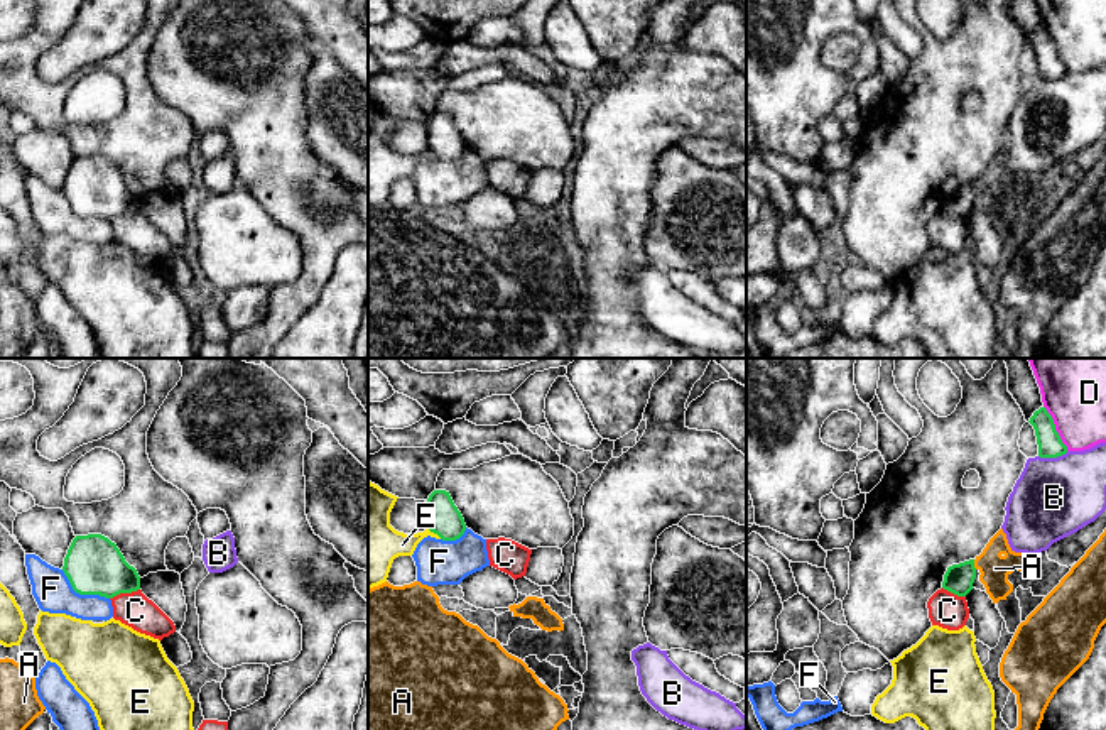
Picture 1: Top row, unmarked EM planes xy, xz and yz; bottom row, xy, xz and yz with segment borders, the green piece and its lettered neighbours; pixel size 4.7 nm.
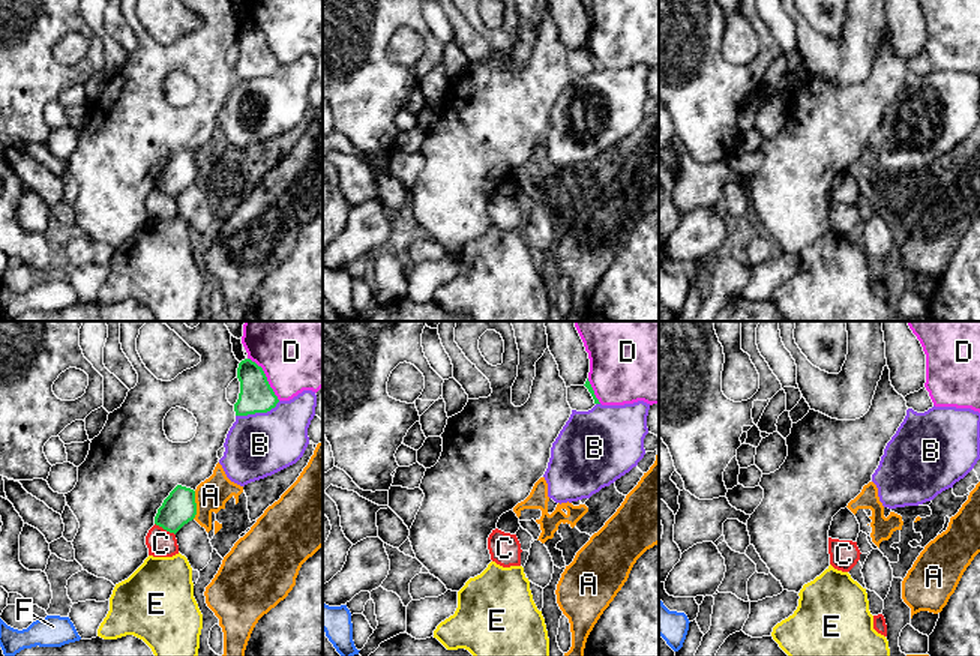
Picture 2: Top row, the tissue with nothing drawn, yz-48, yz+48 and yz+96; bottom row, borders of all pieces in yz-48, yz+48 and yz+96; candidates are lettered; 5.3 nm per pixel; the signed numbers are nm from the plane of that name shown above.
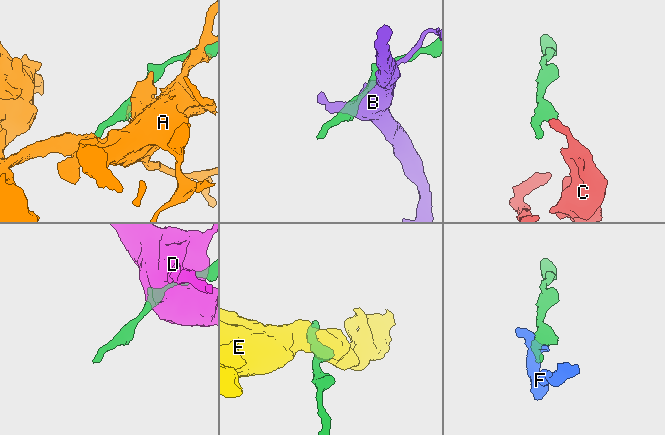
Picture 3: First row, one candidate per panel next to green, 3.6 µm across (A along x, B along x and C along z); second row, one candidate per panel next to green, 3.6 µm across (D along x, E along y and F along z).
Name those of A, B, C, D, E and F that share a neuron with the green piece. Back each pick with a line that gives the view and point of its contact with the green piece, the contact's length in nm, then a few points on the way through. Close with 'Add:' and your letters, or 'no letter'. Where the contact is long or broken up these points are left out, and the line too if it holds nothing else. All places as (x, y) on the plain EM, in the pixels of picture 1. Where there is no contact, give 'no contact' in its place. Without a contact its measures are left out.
Add: no letter

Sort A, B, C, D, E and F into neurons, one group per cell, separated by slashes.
A / B / C / D / E / F

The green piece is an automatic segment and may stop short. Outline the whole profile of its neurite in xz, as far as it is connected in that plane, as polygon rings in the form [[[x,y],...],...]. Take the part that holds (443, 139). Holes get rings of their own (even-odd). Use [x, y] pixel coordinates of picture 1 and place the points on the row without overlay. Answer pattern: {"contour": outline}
{"contour": [[[434,112],[427,120],[427,150],[437,155],[442,162],[456,162],[464,152],[466,145],[454,127],[449,113]]]}

